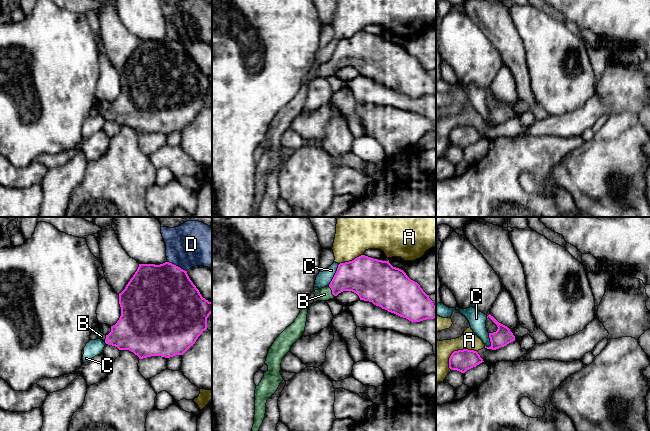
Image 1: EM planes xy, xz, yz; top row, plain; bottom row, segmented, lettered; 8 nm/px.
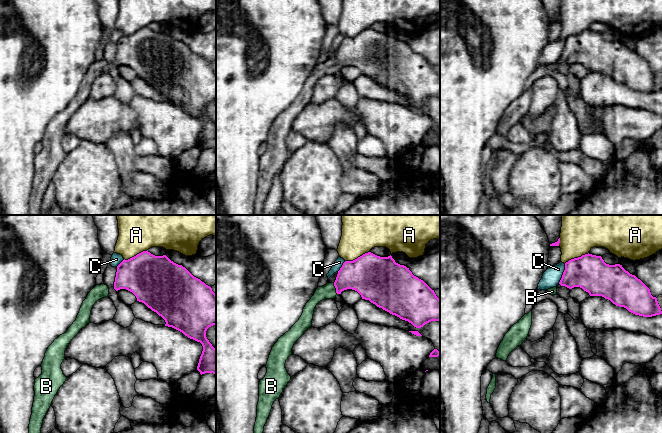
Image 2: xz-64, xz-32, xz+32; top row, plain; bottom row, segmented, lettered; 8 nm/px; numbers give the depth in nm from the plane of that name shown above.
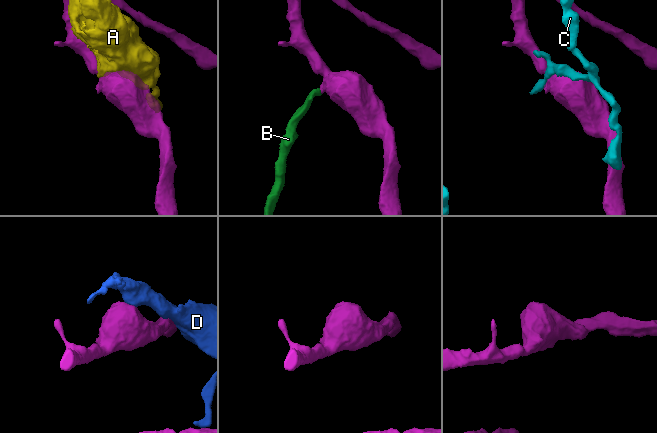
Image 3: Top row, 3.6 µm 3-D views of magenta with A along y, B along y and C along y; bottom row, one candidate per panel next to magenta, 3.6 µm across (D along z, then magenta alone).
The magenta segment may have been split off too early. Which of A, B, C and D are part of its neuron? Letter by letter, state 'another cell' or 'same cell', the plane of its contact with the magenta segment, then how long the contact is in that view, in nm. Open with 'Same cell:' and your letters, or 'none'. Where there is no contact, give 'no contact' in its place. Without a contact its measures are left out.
Same cell: B
A: another cell; meets magenta in yz; contact 280 nm long
B: same cell; meets magenta in xz; contact 100 nm long
C: another cell; meets magenta in xz; contact 200 nm long
D: another cell; meets magenta in xy; contact 180 nm long

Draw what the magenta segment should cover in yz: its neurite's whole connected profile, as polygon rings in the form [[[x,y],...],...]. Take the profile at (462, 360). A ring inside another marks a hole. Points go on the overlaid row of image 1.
[[[458,350],[454,351],[449,358],[449,368],[465,373],[467,370],[476,367],[484,362],[477,351],[474,350]]]

